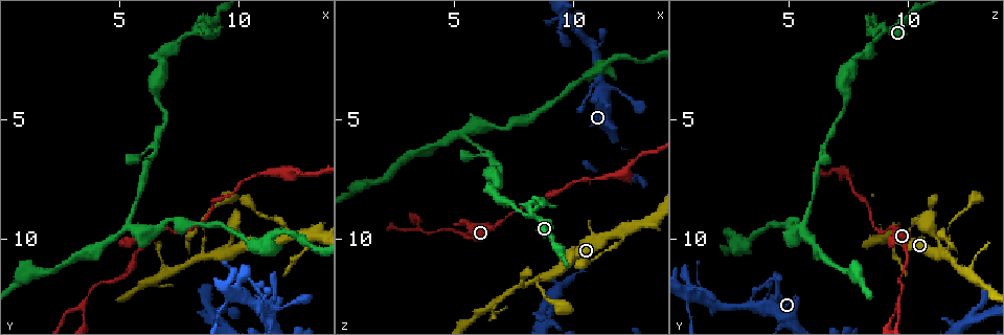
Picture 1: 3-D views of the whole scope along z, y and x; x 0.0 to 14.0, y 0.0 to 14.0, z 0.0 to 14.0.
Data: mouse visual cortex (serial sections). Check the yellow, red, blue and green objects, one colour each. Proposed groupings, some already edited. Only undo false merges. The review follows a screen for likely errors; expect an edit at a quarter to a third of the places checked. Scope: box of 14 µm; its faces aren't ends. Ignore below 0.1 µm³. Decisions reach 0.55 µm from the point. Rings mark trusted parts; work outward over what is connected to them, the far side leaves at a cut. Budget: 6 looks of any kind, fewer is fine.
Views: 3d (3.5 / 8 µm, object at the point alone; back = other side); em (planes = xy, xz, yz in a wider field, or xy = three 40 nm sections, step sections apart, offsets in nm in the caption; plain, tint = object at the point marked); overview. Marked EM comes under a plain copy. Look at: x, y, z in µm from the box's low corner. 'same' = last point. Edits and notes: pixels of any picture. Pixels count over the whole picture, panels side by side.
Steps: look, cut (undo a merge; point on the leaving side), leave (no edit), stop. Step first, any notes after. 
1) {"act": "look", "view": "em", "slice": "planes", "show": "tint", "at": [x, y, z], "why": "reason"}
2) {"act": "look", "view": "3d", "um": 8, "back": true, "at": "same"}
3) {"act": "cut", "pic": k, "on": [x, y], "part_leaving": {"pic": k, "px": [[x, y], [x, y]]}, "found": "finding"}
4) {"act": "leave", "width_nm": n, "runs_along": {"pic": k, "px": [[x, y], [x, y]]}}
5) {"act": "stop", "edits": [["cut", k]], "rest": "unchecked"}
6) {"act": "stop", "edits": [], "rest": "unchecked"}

{"act": "look", "view": "3d", "um": 8, "at": [6.7, 2.5, 7.8], "why": "a narrow waist"}

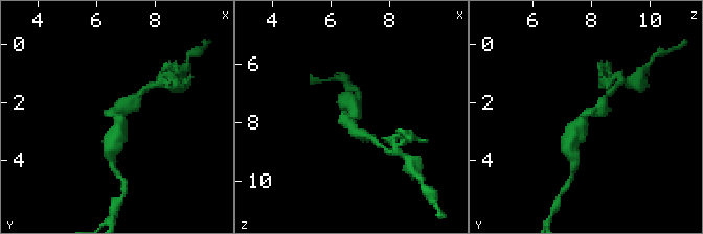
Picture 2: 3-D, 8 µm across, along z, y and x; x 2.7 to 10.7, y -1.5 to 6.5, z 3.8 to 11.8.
{"act": "look", "view": "em", "slice": "xy", "step": 5, "show": "tint", "at": [6.8, 2.4, 7.9], "arm_widths_nm": [350, 400]}

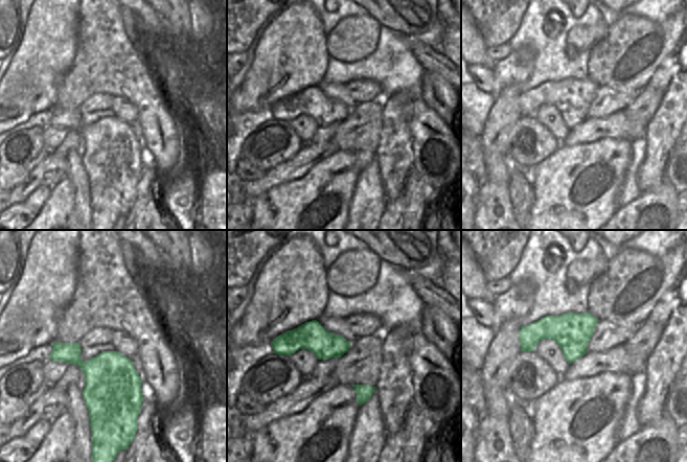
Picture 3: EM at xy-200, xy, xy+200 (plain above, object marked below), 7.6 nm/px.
{"act": "leave", "found": "one cell here"}

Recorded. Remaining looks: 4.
{"act": "look", "view": "3d", "um": 8, "at": [8.6, 10.8, 11.7], "why": "sharp bend"}

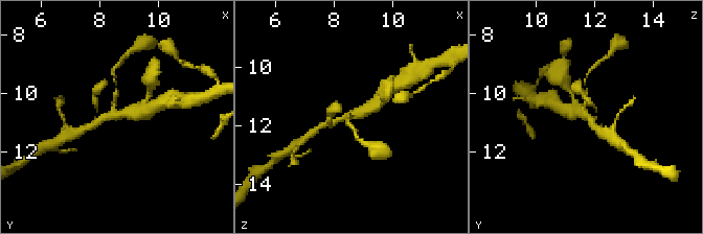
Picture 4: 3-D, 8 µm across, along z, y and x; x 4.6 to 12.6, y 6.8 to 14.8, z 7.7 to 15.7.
{"act": "look", "view": "3d", "um": 3.5, "at": [8.6, 10.7, 11.6]}

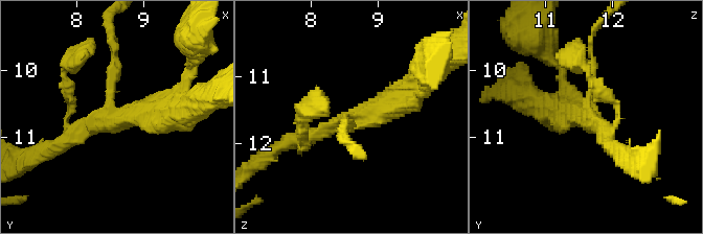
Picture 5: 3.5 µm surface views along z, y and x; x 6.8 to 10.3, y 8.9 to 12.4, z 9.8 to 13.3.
{"act": "look", "view": "em", "slice": "xy", "step": 1, "show": "tint", "at": [8.60, 10.75, 11.65], "arms": 3, "arm_widths_nm": [150, 200, 400], "why": "need the tissue"}

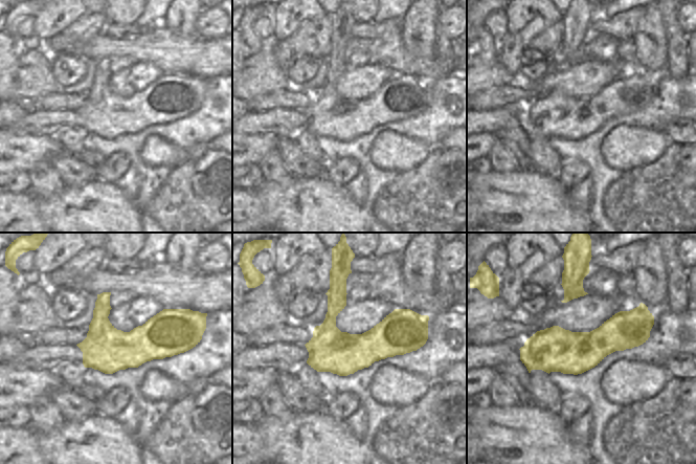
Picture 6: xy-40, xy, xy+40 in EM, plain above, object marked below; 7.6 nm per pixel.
{"act": "leave", "runs_along": {"pic": 6, "px": [[648, 324], [583, 351], [522, 357]]}, "found": "continuous, no second cell"}

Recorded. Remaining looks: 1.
{"act": "stop", "edits": [], "rest": "unchecked"}

